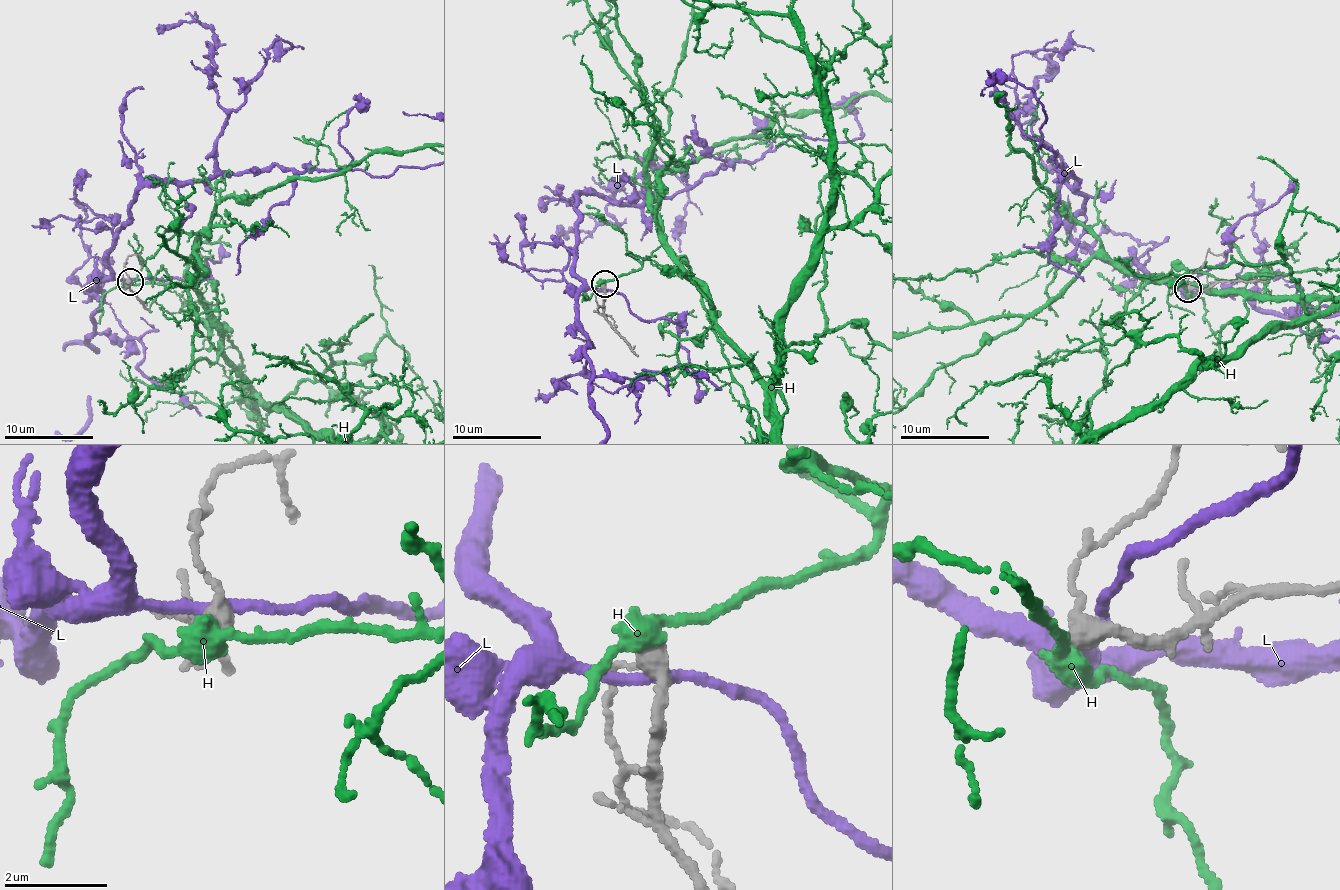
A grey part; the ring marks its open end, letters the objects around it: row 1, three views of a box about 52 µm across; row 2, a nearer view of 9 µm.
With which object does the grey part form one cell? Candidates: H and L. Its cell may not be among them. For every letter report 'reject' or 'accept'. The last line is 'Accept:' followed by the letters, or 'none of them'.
H: reject
L: reject
Accept: none of them

